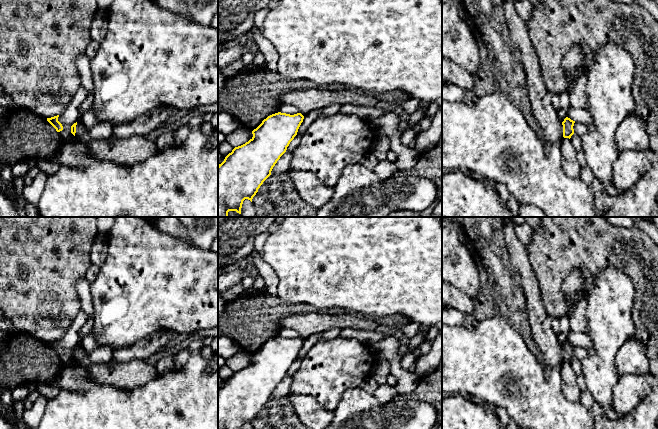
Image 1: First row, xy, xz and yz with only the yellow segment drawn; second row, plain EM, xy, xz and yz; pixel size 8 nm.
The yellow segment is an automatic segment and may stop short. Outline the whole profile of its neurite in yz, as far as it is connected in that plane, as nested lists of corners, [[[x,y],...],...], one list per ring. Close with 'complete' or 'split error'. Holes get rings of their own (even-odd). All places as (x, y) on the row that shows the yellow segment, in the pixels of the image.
[[[566,117],[564,121],[562,122],[563,125],[563,137],[564,138],[571,138],[571,136],[574,134],[574,126],[575,121],[571,120],[570,118]]]; complete

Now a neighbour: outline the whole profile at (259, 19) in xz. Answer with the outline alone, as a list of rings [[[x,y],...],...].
[[[265,7],[264,9],[260,10],[256,15],[254,19],[255,26],[263,32],[263,25],[266,15],[270,12],[269,7]]]

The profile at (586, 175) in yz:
[[[581,167],[579,178],[588,186],[596,179],[592,171],[587,167]]]

